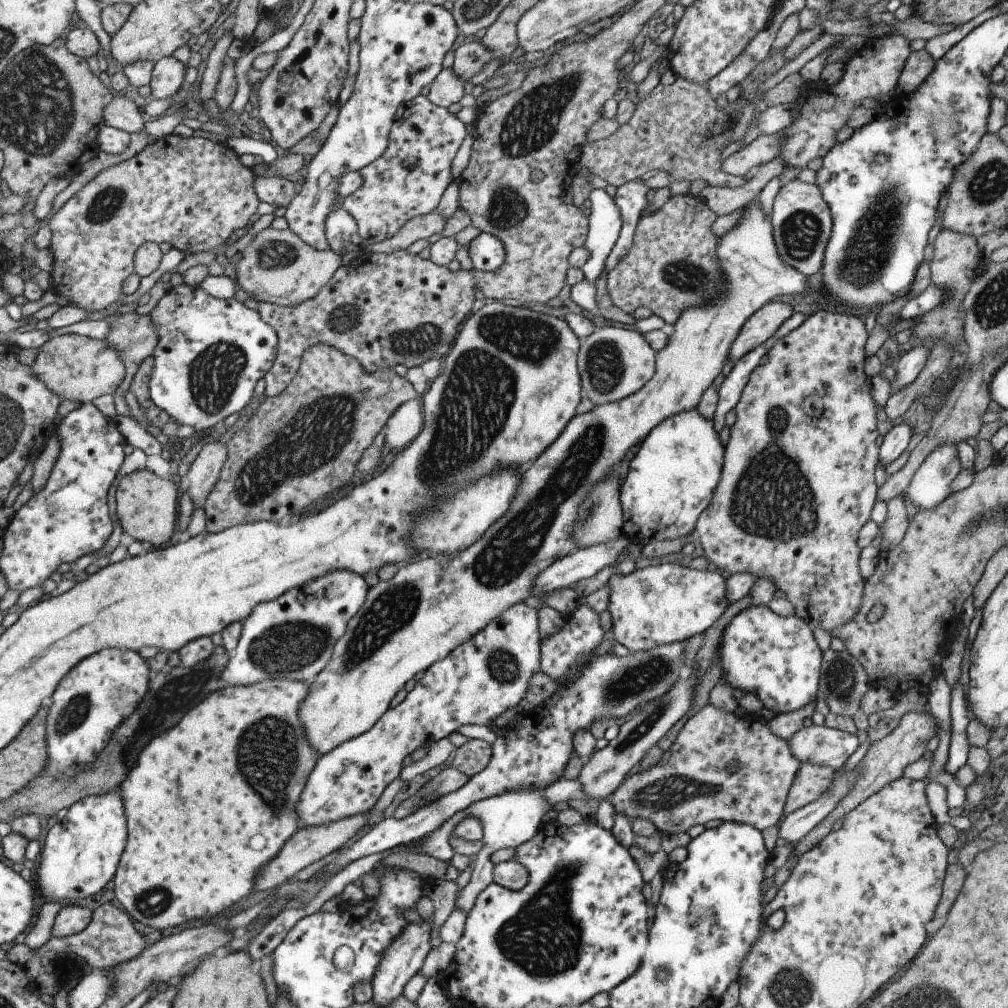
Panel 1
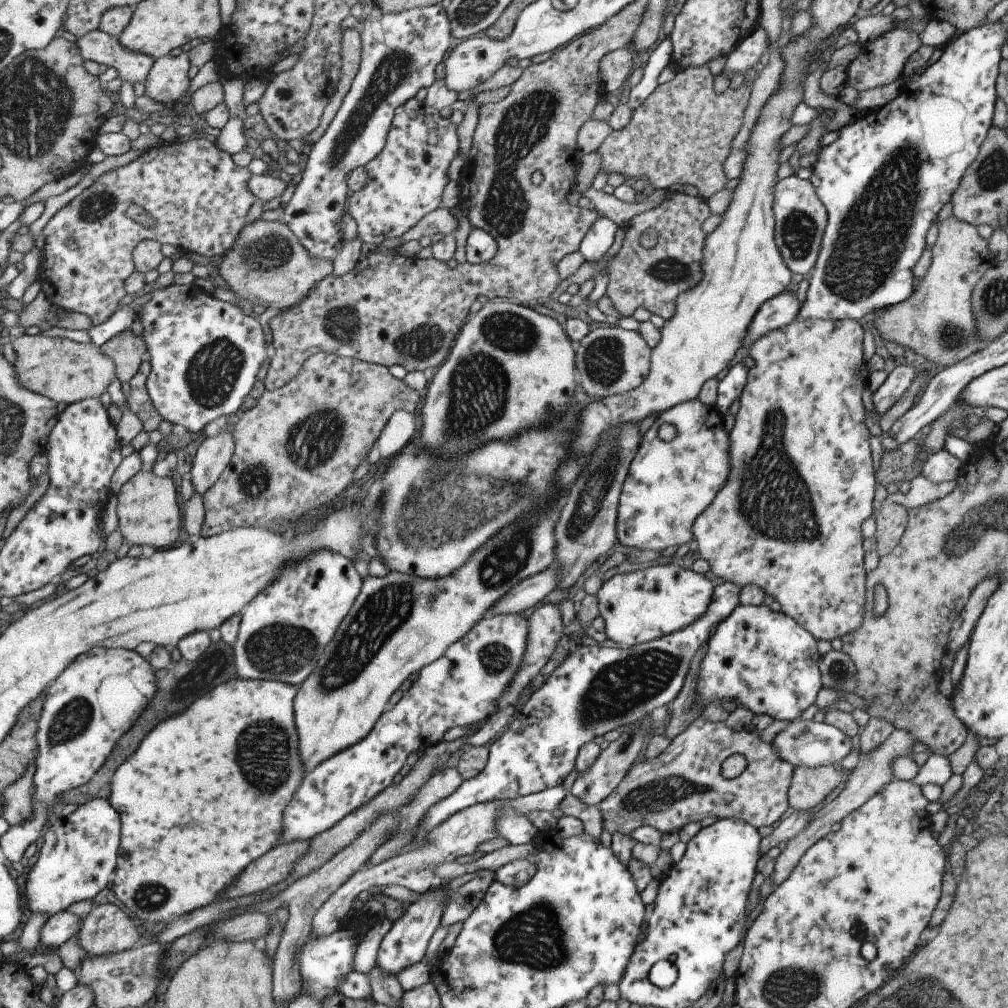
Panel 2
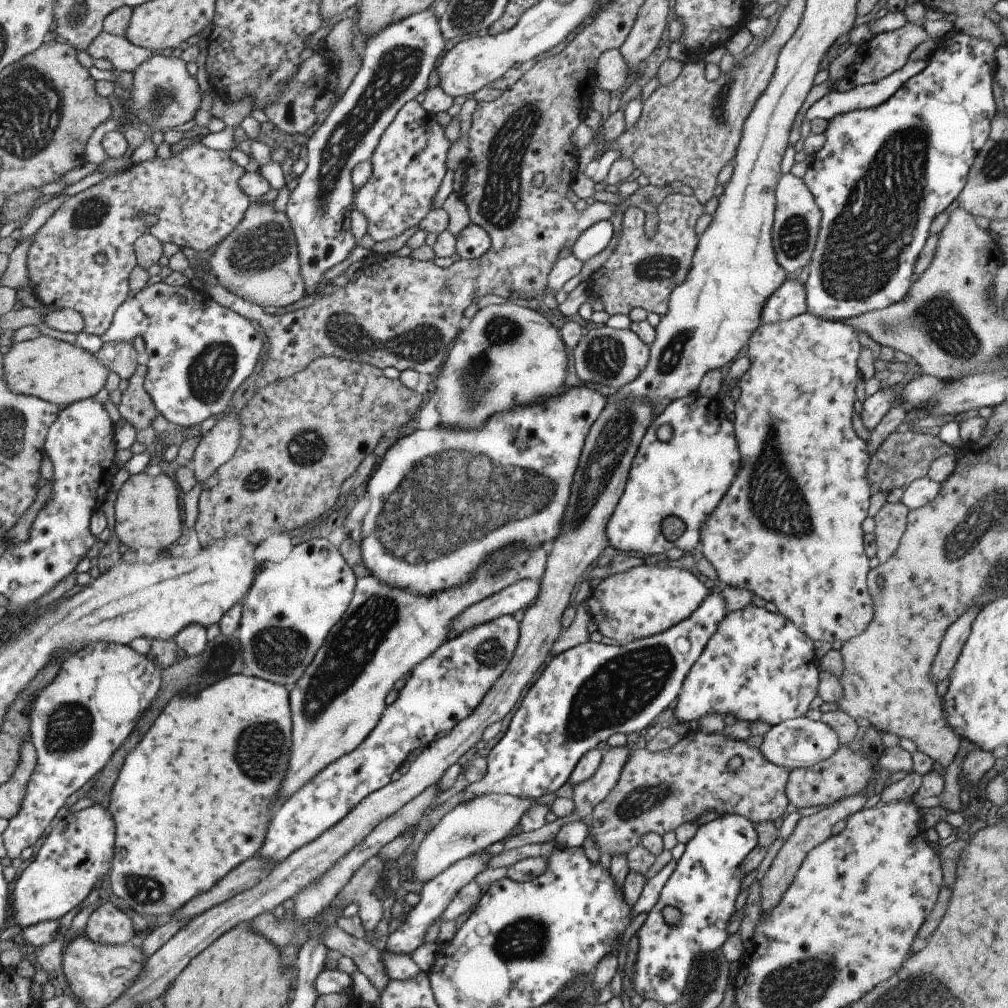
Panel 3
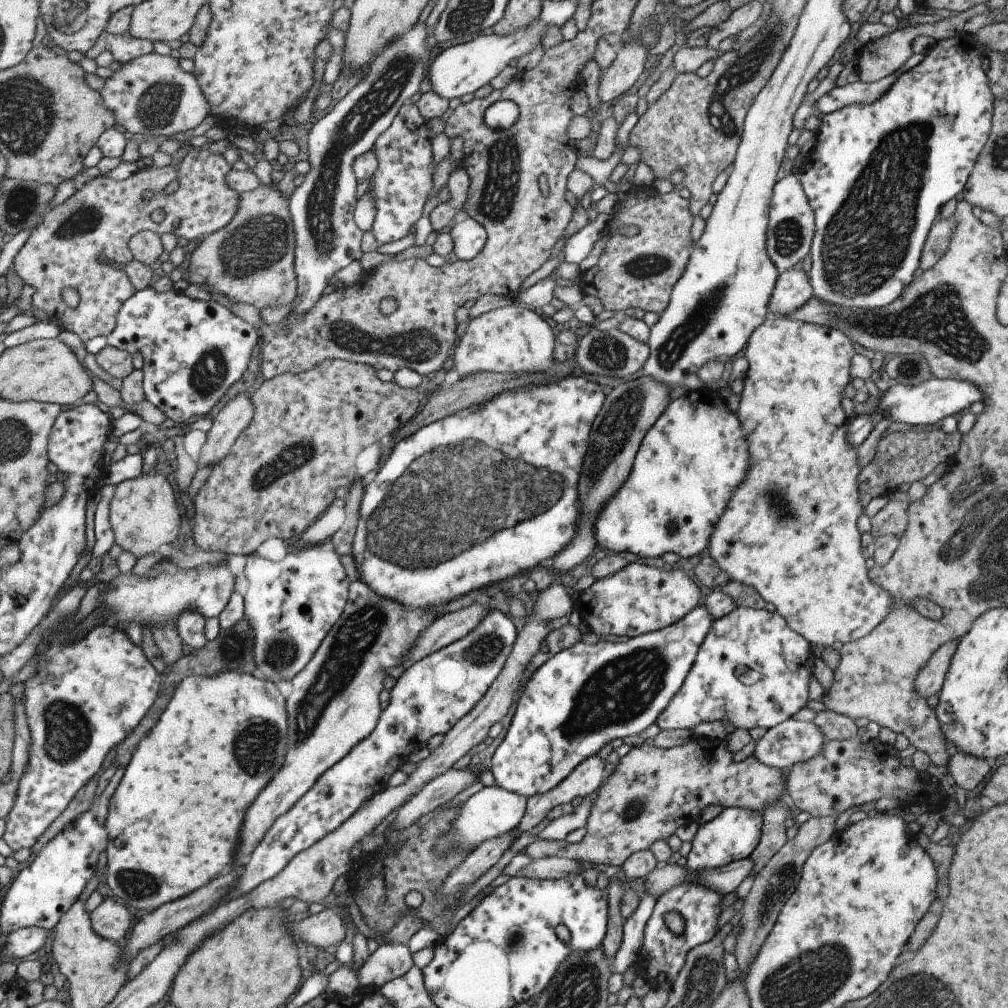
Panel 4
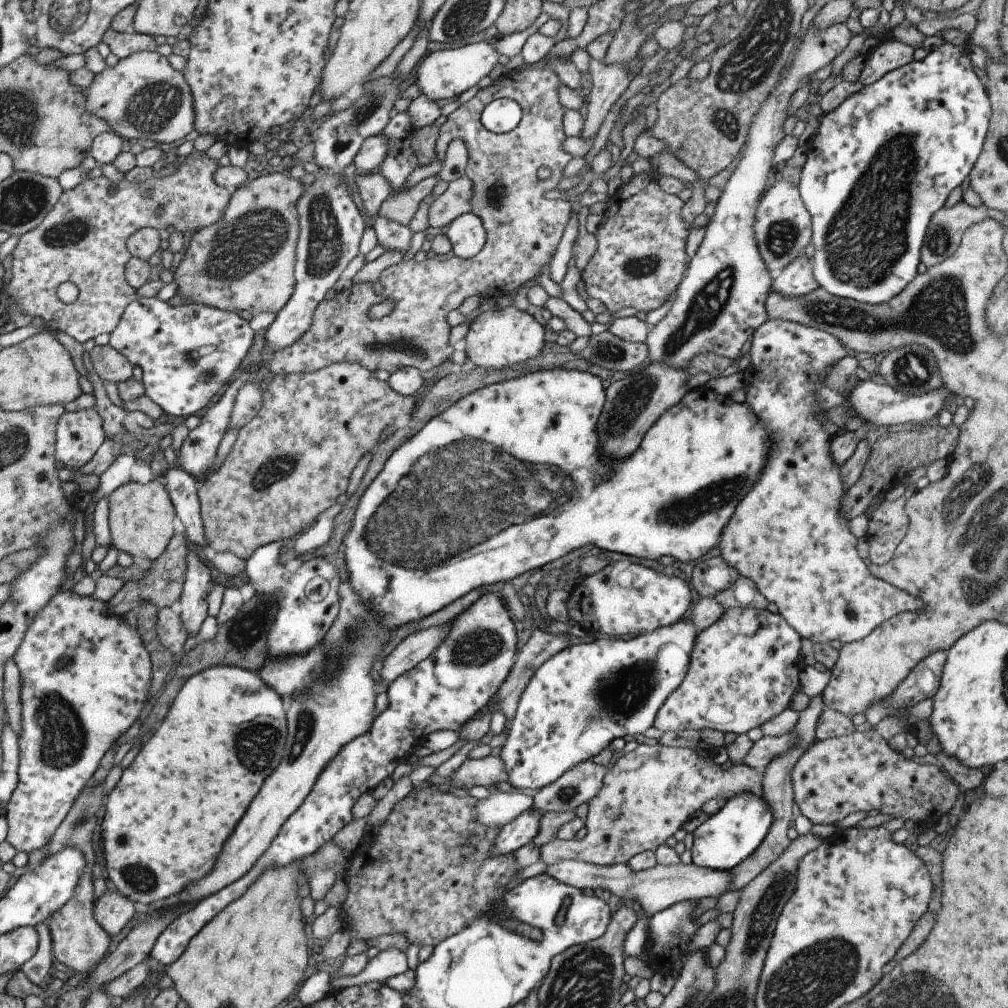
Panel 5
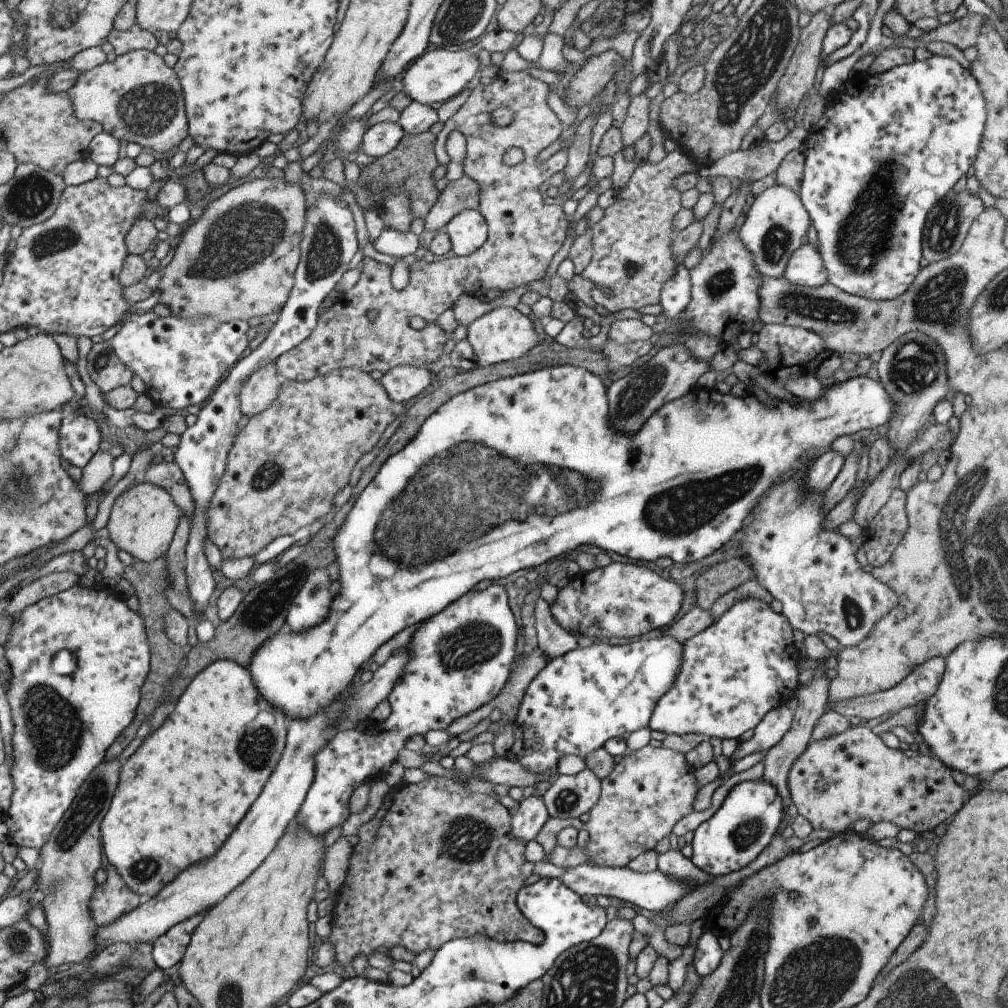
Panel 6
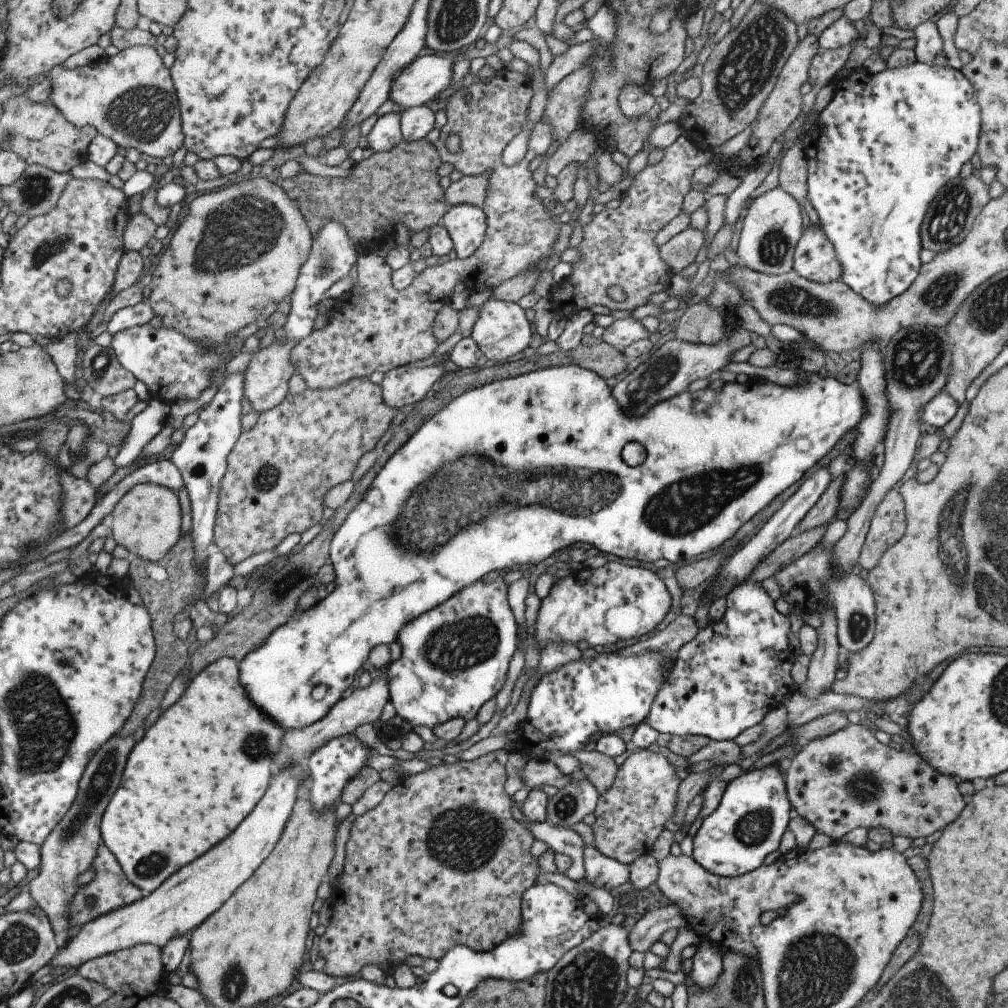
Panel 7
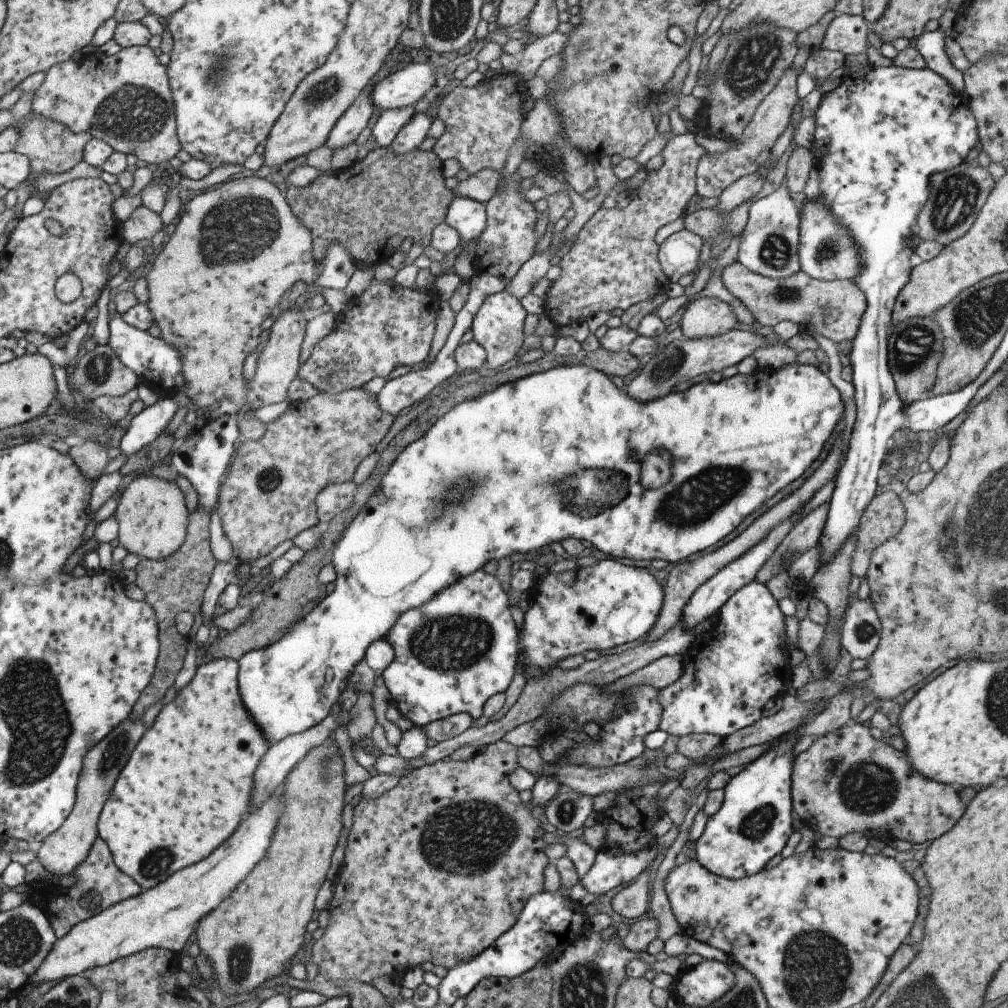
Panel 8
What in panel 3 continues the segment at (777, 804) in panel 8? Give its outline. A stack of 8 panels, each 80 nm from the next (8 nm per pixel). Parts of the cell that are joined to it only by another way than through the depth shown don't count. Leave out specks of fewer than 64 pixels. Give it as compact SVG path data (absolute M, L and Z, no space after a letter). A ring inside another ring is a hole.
M725 813L699 825L694 836L684 845L684 852L677 860L676 868L636 931L634 991L641 992L643 999L653 999L662 1002L664 1006L678 1001L691 965L694 965L694 958L721 949L729 936L725 932L725 924L731 916L741 879L745 876L738 872L738 866L757 846L757 833L748 818ZM665 906L672 906L681 912L681 922L675 928L670 928L661 916Z

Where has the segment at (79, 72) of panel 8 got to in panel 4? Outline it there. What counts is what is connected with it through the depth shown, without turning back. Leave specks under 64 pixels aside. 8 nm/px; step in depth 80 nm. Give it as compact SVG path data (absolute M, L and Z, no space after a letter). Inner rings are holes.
M147 53L120 64L111 76L103 78L98 90L102 105L111 111L115 127L127 136L167 136L193 129L208 114L204 96L195 77L184 72L169 55Z

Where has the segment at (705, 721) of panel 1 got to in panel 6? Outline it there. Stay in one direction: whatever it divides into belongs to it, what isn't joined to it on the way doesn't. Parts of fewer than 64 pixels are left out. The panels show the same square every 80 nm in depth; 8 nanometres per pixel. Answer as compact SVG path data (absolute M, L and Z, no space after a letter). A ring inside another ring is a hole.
M645 745L623 756L611 769L611 772L600 780L600 793L597 802L591 807L586 828L588 842L585 850L576 846L572 849L553 846L545 861L555 866L574 867L587 861L605 867L626 867L630 860L637 858L645 851L653 851L655 844L664 836L669 836L671 827L677 820L691 812L691 803L695 793L701 788L694 784L694 770L684 759L684 755L665 747L654 748Z

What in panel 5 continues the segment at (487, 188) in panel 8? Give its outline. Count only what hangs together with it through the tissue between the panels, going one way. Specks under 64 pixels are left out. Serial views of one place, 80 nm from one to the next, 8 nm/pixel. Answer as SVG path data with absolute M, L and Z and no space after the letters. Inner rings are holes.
M465 174L446 183L445 190L434 197L427 207L428 226L443 229L454 218L463 213L469 213L471 195L472 184Z

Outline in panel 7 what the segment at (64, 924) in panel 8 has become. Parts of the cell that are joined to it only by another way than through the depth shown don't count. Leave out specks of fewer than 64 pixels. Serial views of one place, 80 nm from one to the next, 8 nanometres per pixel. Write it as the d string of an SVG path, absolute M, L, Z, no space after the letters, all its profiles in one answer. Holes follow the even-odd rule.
M103 844L96 848L95 856L90 864L94 877L91 881L83 885L74 892L74 897L70 900L68 906L68 920L71 925L80 926L82 923L98 917L100 914L118 909L120 906L129 905L136 901L143 892L125 878L123 871L115 857L109 852L109 849Z

